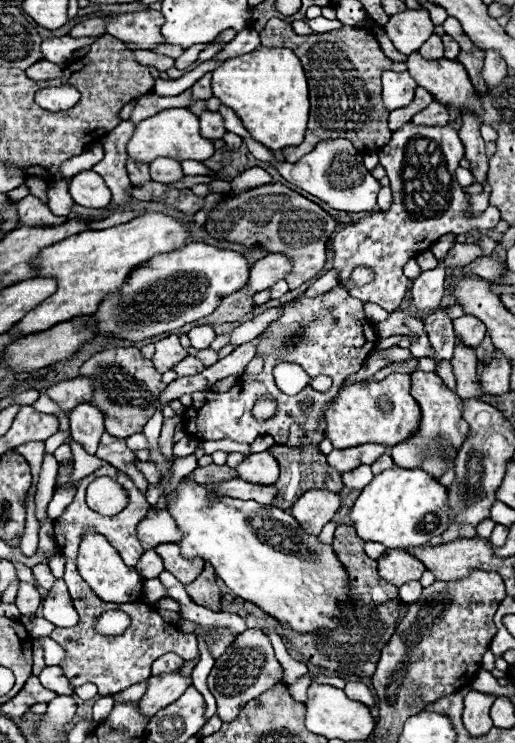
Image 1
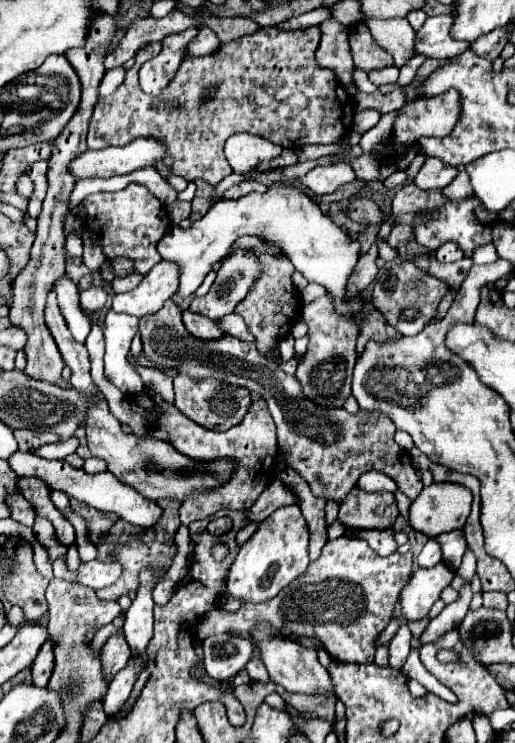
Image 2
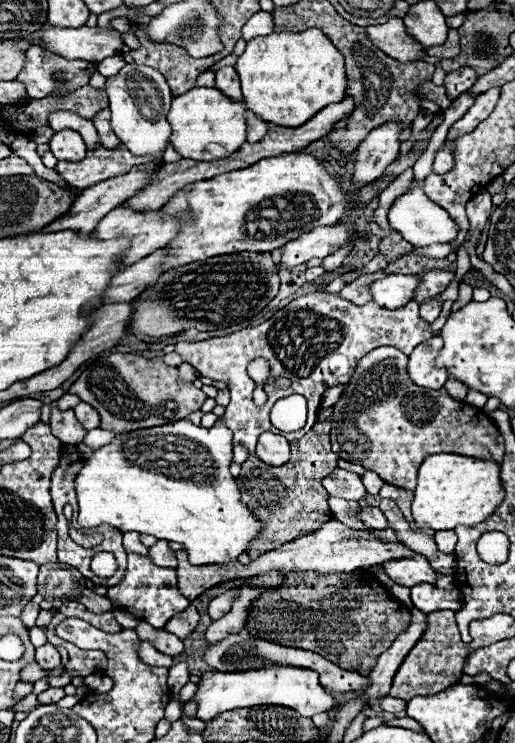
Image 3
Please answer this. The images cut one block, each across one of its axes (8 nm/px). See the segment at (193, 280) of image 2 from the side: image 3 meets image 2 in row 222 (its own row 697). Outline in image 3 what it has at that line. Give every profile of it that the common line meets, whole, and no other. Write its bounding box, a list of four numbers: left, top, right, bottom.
[194,666,338,722]

